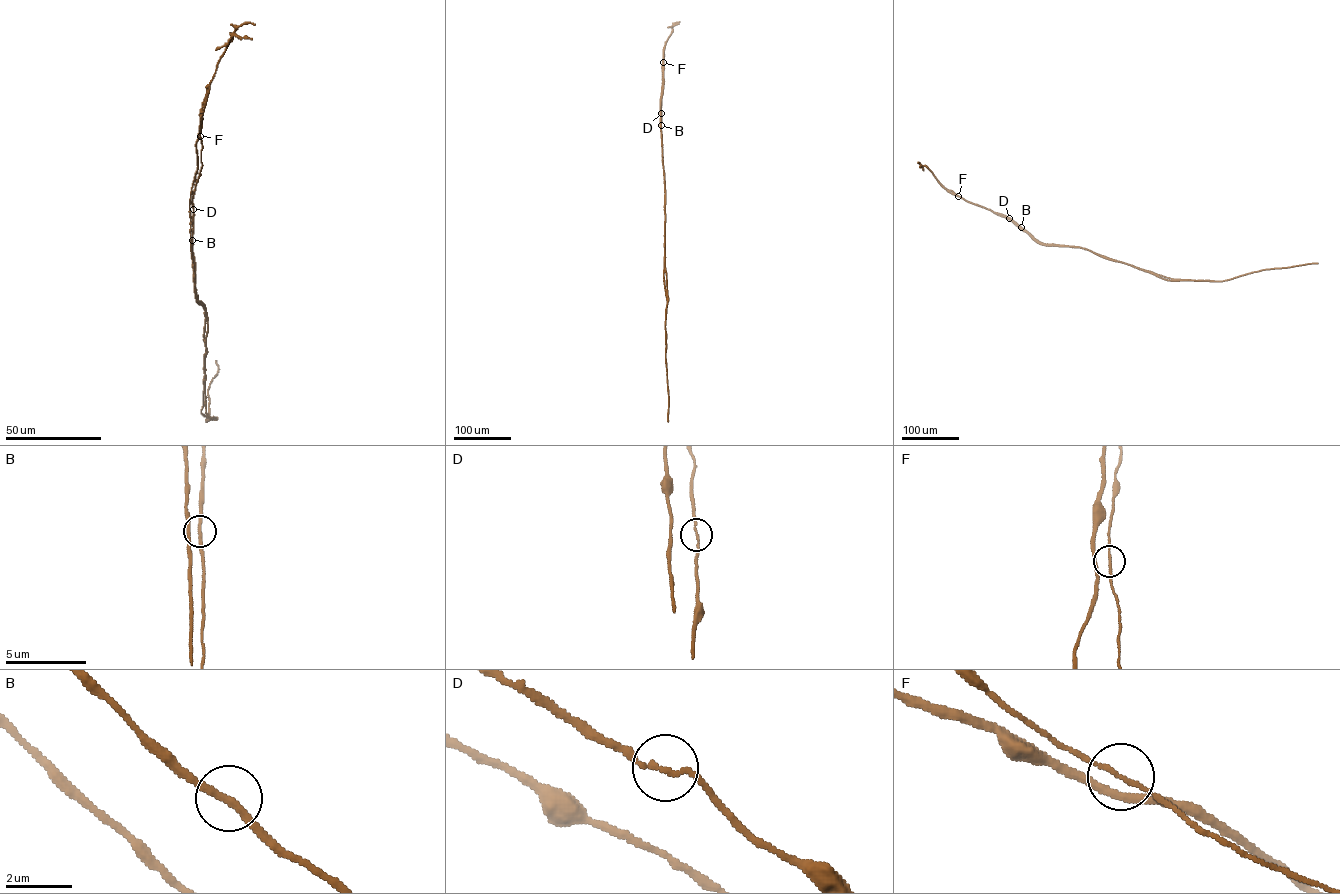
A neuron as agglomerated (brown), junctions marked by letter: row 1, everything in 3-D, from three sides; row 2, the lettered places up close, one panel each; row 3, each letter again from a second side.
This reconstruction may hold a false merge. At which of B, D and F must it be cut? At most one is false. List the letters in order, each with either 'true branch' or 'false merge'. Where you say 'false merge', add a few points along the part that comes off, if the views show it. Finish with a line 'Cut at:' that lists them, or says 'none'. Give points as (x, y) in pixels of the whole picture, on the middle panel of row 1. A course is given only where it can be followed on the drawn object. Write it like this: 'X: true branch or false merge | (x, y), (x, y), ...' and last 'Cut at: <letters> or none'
B: true branch
D: true branch
F: true branch
Cut at: none

